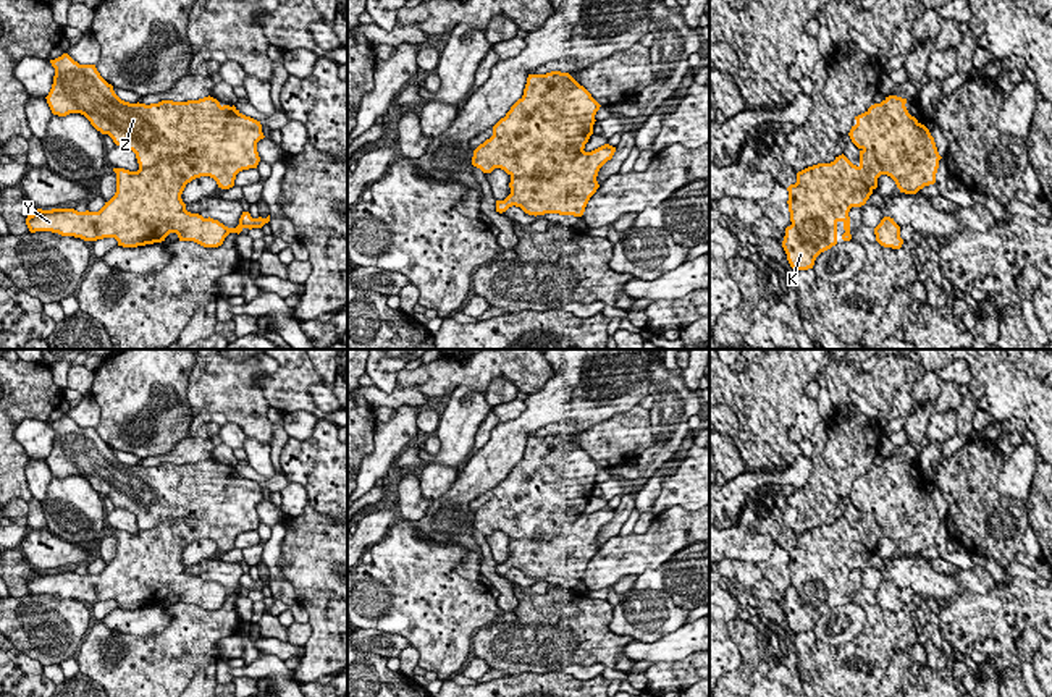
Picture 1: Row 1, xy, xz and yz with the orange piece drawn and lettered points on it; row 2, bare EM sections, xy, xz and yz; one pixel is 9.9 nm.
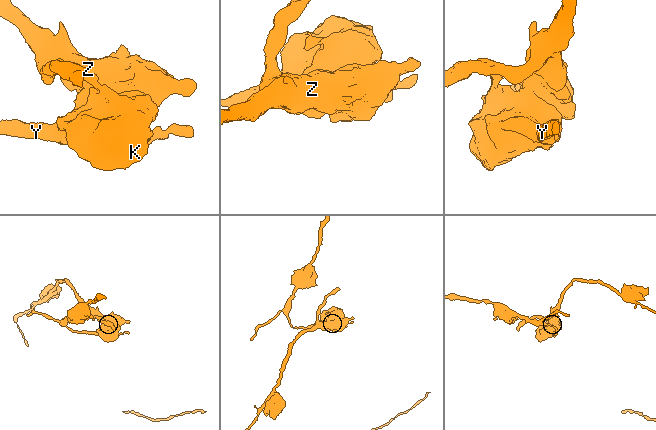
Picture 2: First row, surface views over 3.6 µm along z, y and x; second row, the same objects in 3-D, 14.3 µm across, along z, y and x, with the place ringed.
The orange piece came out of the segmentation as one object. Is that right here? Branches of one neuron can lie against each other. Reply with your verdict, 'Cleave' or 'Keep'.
Cleave

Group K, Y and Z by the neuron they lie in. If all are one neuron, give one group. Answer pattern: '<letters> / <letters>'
K Y / Z

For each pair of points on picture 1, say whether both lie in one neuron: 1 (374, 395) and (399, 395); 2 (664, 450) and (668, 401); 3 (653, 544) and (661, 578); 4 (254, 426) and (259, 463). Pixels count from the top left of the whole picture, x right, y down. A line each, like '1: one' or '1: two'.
1: one
2: one
3: two
4: two

